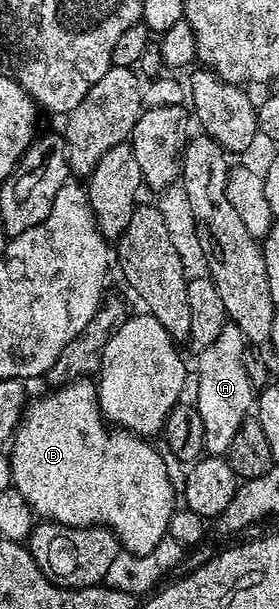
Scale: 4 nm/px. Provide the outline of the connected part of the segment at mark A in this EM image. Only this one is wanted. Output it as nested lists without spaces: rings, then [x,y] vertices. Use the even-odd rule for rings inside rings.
[[[231,322],[224,326],[222,333],[218,333],[218,338],[208,348],[199,352],[200,364],[197,365],[196,371],[194,367],[194,406],[202,417],[204,449],[209,456],[227,456],[234,435],[253,410],[254,388],[250,381],[250,373],[246,373],[245,354],[246,340],[242,329],[235,327]]]

